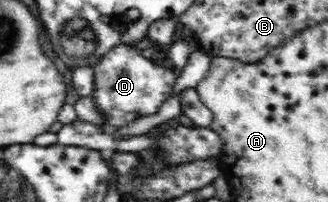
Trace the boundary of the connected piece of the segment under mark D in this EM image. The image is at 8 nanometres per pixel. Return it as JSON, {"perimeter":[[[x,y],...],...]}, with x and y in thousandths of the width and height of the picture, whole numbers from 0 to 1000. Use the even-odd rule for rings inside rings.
{"perimeter":[[[366,223],[284,322],[290,441],[277,470],[317,594],[345,629],[482,554],[482,535],[518,485],[540,396],[515,312],[460,302],[421,257],[415,238]]]}

